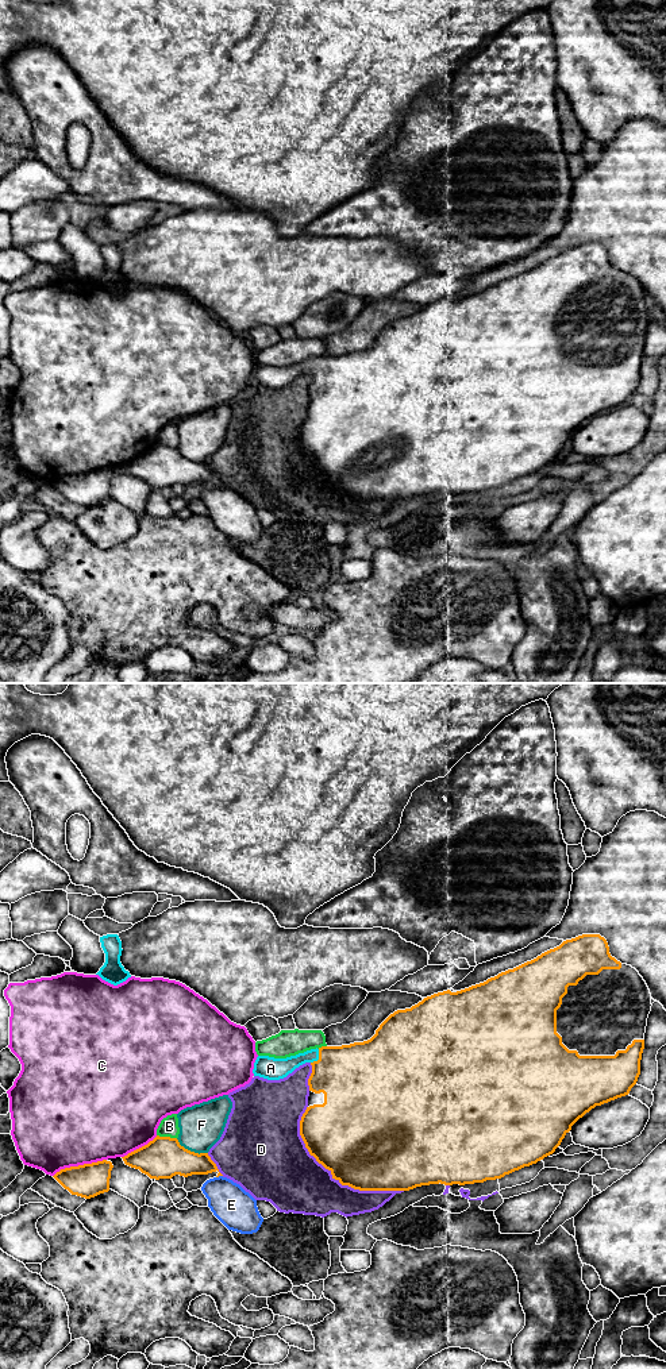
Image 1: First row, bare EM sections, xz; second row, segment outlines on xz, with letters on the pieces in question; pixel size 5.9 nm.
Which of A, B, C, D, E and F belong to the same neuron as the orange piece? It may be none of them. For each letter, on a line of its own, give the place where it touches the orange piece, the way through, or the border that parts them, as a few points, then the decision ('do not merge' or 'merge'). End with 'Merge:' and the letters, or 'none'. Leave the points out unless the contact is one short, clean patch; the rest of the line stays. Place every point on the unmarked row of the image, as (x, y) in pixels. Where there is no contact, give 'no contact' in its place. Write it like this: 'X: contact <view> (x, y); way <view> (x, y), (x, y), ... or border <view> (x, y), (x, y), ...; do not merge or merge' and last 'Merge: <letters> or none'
A: contact xz (319, 366); way xz (355, 386), (319, 366), (301, 366), (278, 377); merge
B: contact xz (166, 446); do not merge
C: contact xz (79, 474); do not merge
D: contact xz (332, 485); do not merge
E: contact xz (219, 484); do not merge
F: contact xz (189, 459); do not merge
Merge: A

